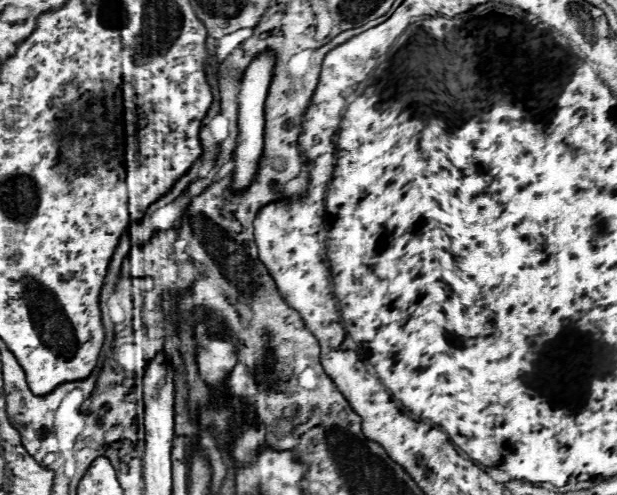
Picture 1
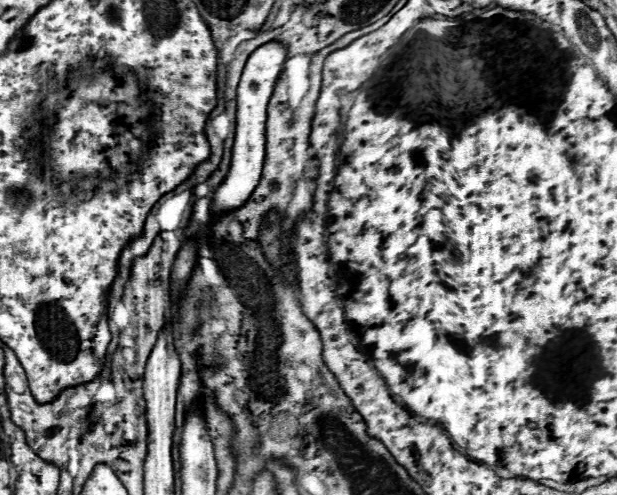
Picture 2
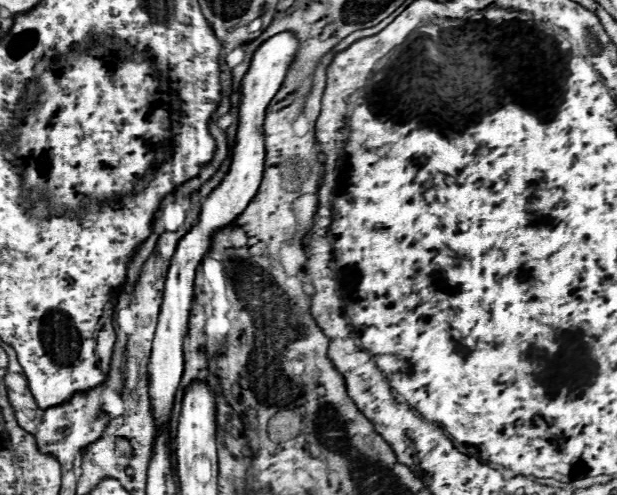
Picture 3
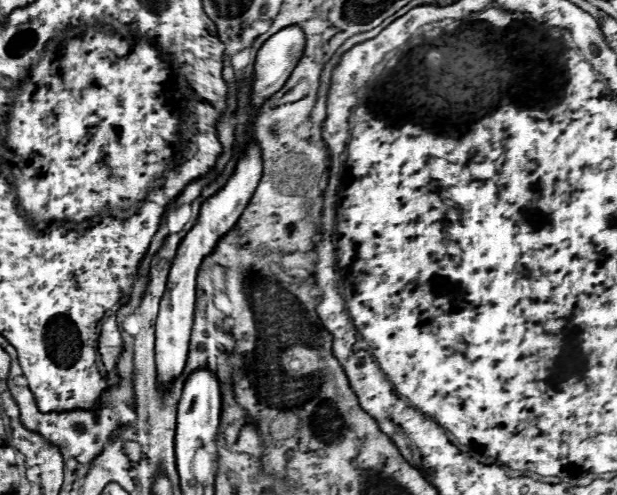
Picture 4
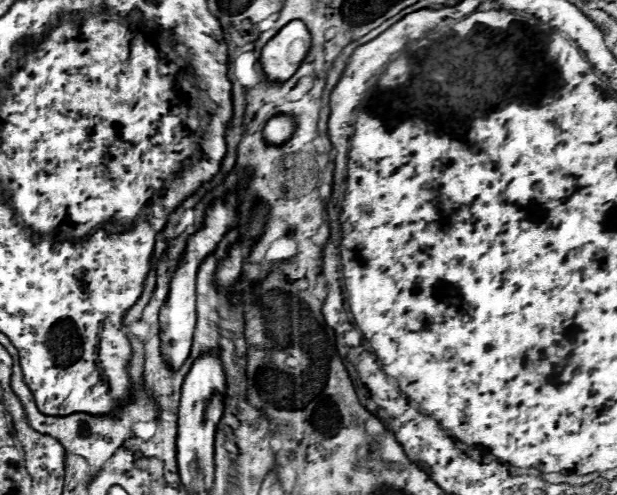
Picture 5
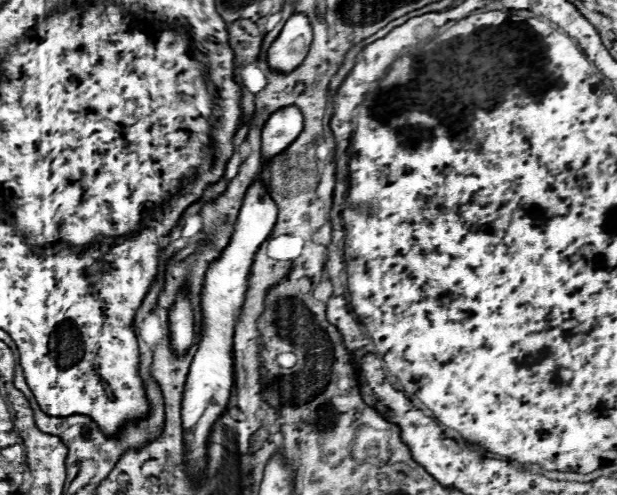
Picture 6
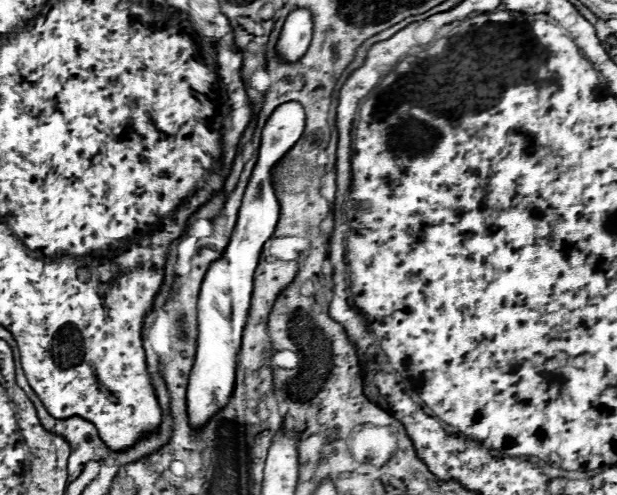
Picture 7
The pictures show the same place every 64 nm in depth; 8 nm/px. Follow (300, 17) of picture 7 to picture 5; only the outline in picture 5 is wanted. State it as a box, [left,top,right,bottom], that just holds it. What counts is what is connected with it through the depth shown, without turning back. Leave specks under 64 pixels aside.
[260,20,310,82]

